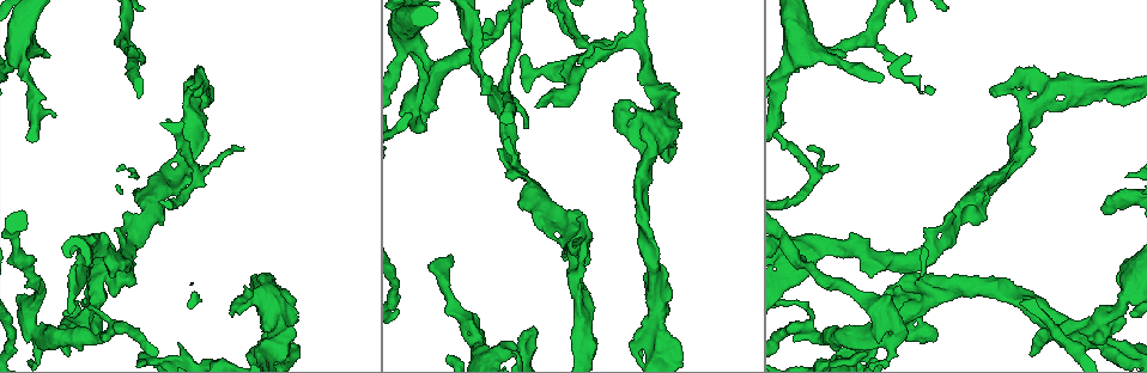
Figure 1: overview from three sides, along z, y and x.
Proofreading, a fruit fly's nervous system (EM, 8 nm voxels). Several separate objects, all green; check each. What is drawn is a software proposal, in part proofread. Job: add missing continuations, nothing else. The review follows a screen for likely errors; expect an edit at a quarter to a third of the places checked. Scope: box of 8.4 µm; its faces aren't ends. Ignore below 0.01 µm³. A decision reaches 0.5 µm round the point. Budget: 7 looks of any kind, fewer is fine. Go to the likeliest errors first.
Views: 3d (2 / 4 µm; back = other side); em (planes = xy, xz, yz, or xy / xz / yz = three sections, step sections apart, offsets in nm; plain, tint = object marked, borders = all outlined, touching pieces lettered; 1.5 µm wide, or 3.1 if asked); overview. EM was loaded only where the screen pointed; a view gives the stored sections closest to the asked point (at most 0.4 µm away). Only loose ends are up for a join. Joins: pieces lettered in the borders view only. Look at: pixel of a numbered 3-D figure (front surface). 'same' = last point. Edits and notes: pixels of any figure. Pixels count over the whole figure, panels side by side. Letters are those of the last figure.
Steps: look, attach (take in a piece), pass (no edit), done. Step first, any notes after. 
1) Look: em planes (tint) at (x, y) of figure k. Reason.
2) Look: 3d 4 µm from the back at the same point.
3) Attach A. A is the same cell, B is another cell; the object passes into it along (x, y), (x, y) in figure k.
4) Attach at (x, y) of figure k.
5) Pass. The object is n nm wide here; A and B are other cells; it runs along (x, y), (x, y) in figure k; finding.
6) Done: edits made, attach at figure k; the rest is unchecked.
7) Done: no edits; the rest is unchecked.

Look: em yz step 8 (tint) at (536, 329) of figure 1. Long arm stops here.

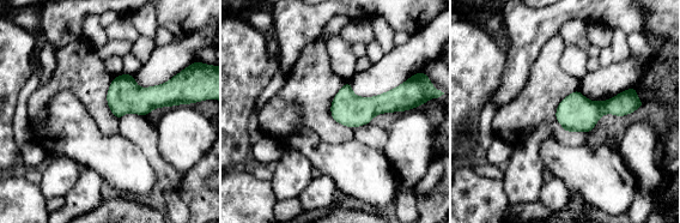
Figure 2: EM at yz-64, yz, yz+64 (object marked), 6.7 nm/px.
Look: em xy step 8 (borders) at the same point. Another direction.

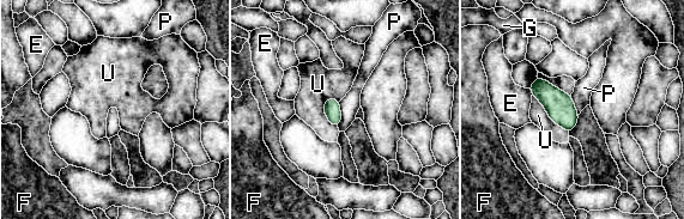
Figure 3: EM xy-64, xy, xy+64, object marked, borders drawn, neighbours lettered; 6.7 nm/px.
Pass. The longest contact is with U, 360 nm; E, F, G, P and U are other cells; a border runs along (340, 101), (340, 125), (338, 127) in figure 3; none of them fits.

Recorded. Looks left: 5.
Look: em planes (tint) at (103, 338) of figure 1. Branch stops here.

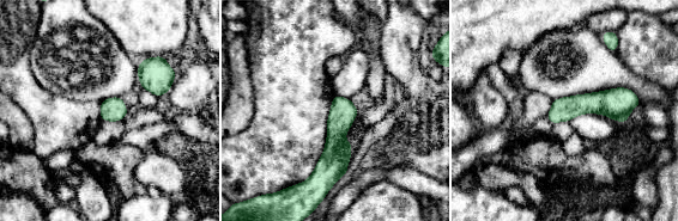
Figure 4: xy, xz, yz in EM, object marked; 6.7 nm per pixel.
Look: em planes (borders) at the same point.

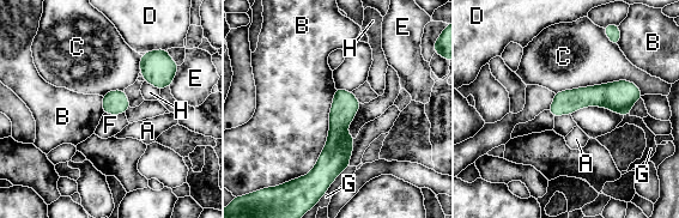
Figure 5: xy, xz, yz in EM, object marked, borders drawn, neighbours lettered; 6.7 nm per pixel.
Pass. The longest contact is with B, 650 nm; A, B, C, D, E, F, G and H are other cells; it runs along (638, 95), (586, 96), (552, 109) in figure 5; no lettered piece goes on from it.

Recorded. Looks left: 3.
Look: em planes (borders) at (906, 331) of figure 1. Thick end.

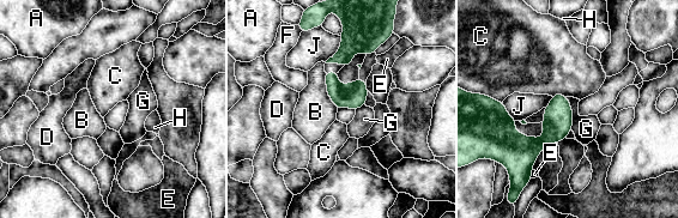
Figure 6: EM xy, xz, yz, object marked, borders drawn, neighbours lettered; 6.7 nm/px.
Pass. The longest contact is with B, 280 nm; A, B, C, D, E, F, G, H and J are other cells; no lettered piece goes on from it.

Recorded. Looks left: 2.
Done: no edits; the rest is unchecked.

